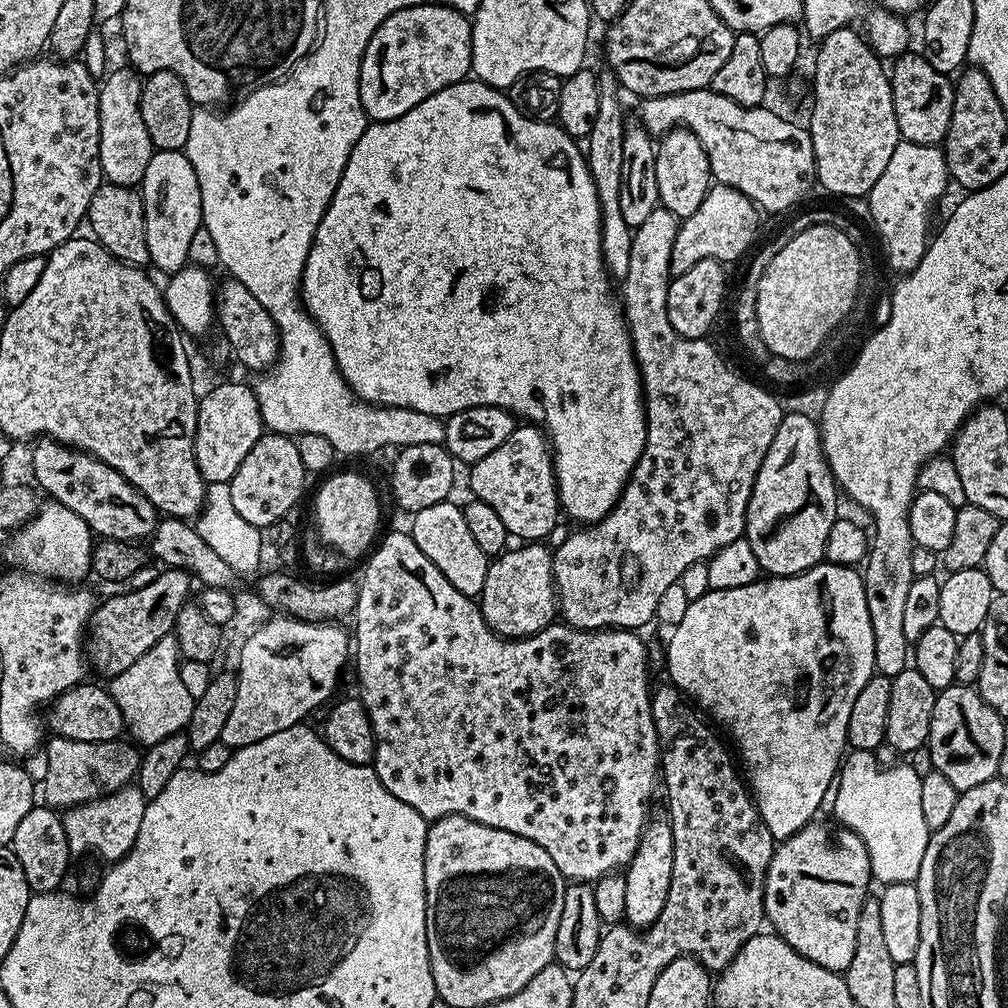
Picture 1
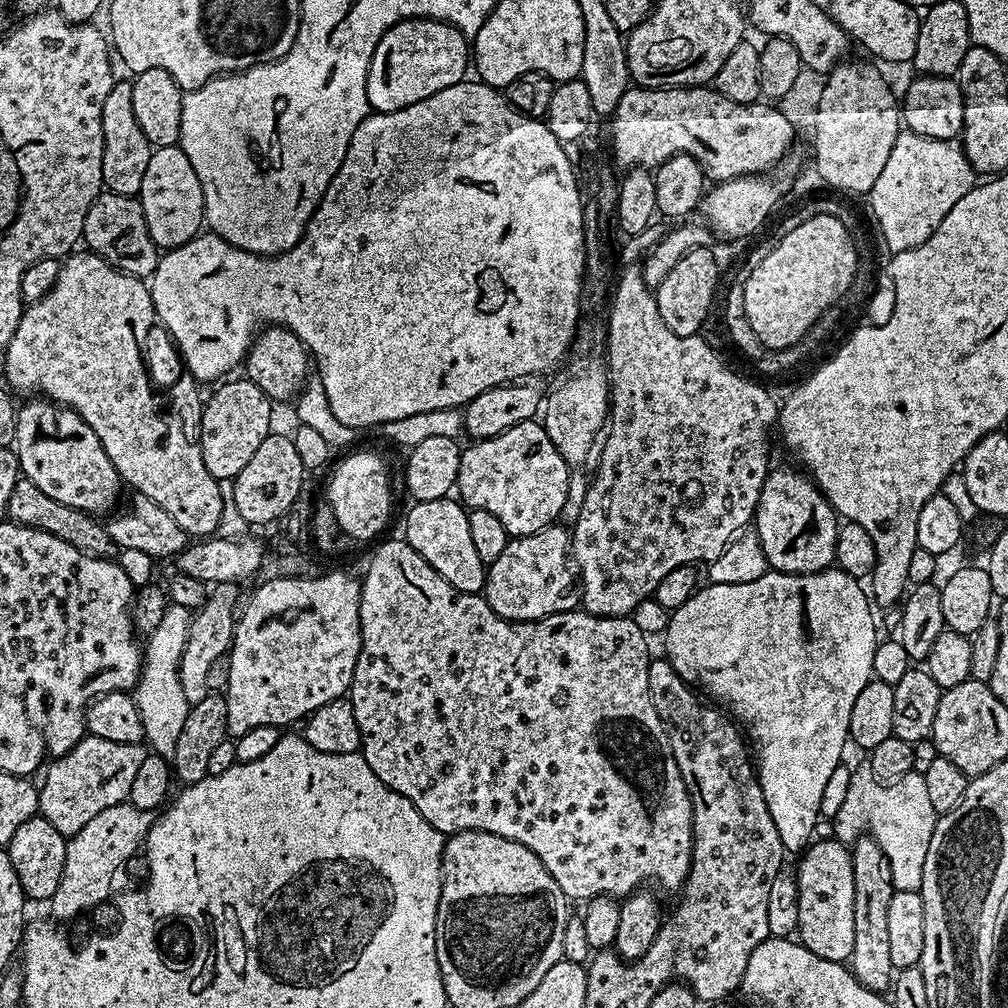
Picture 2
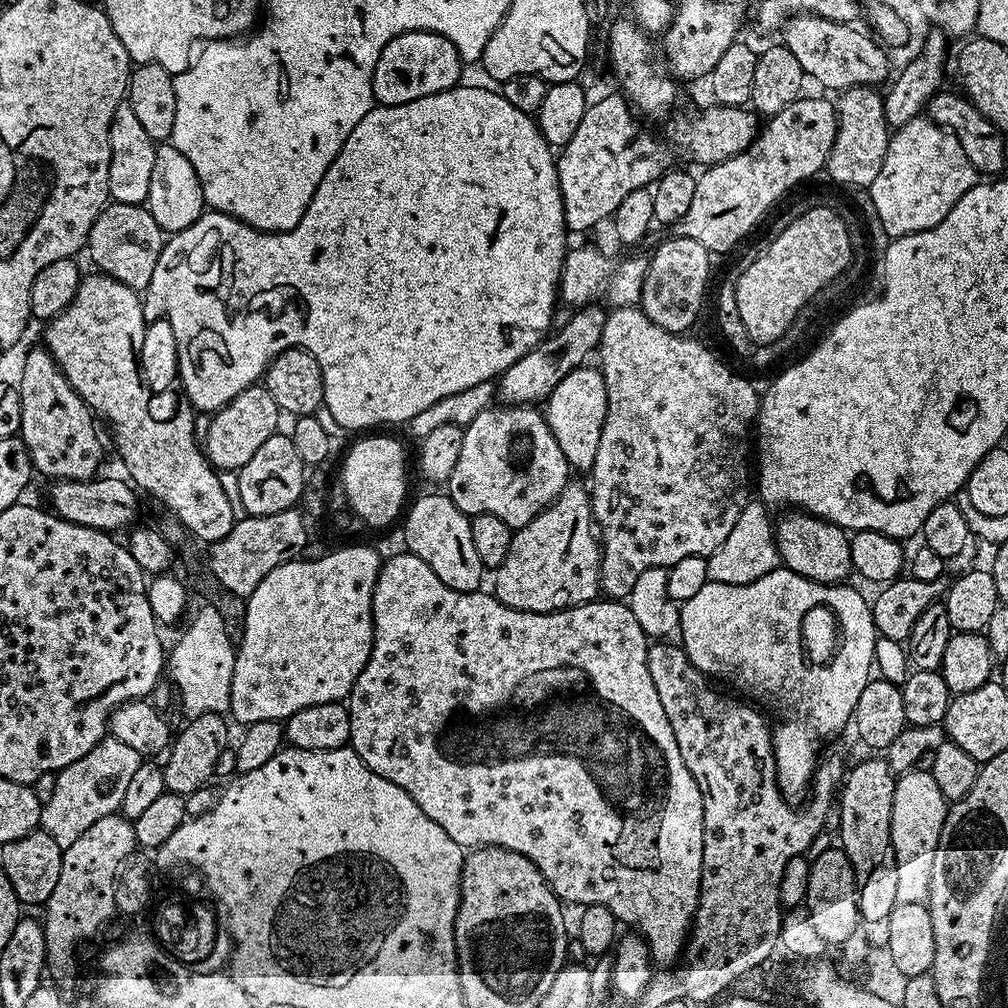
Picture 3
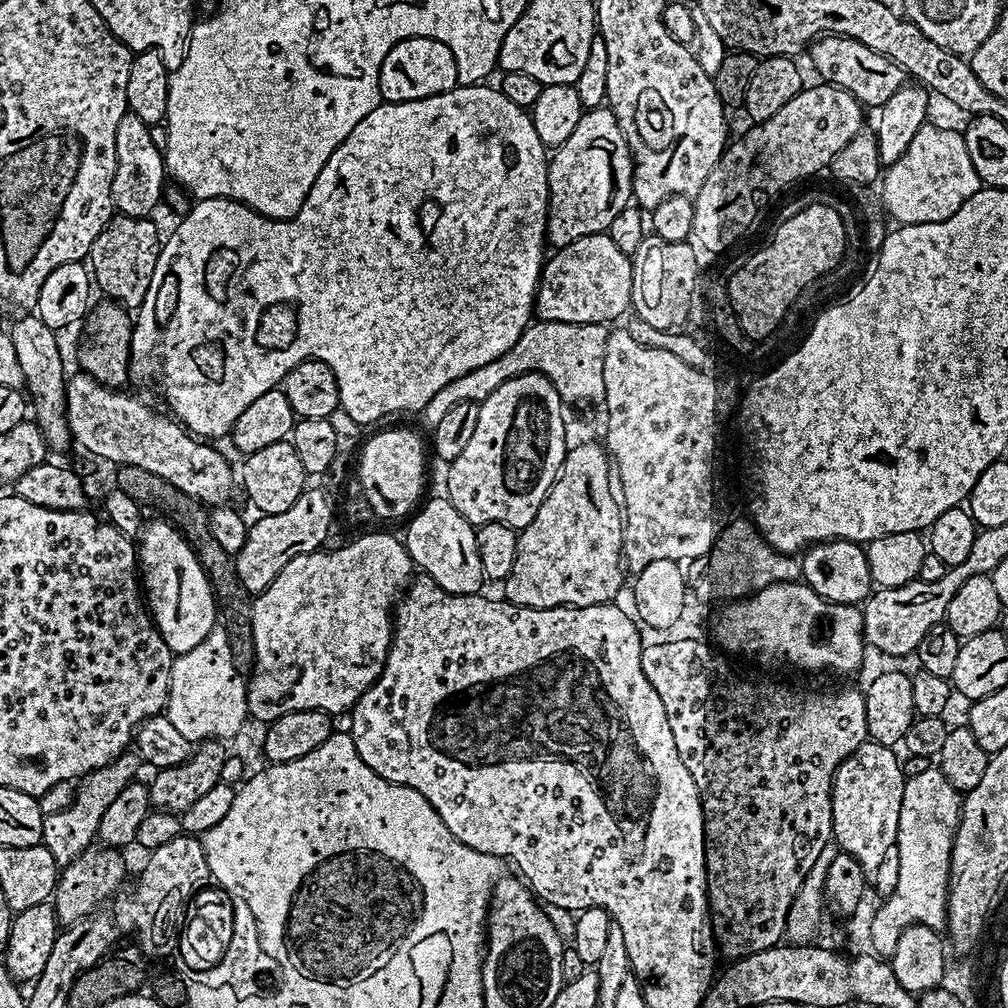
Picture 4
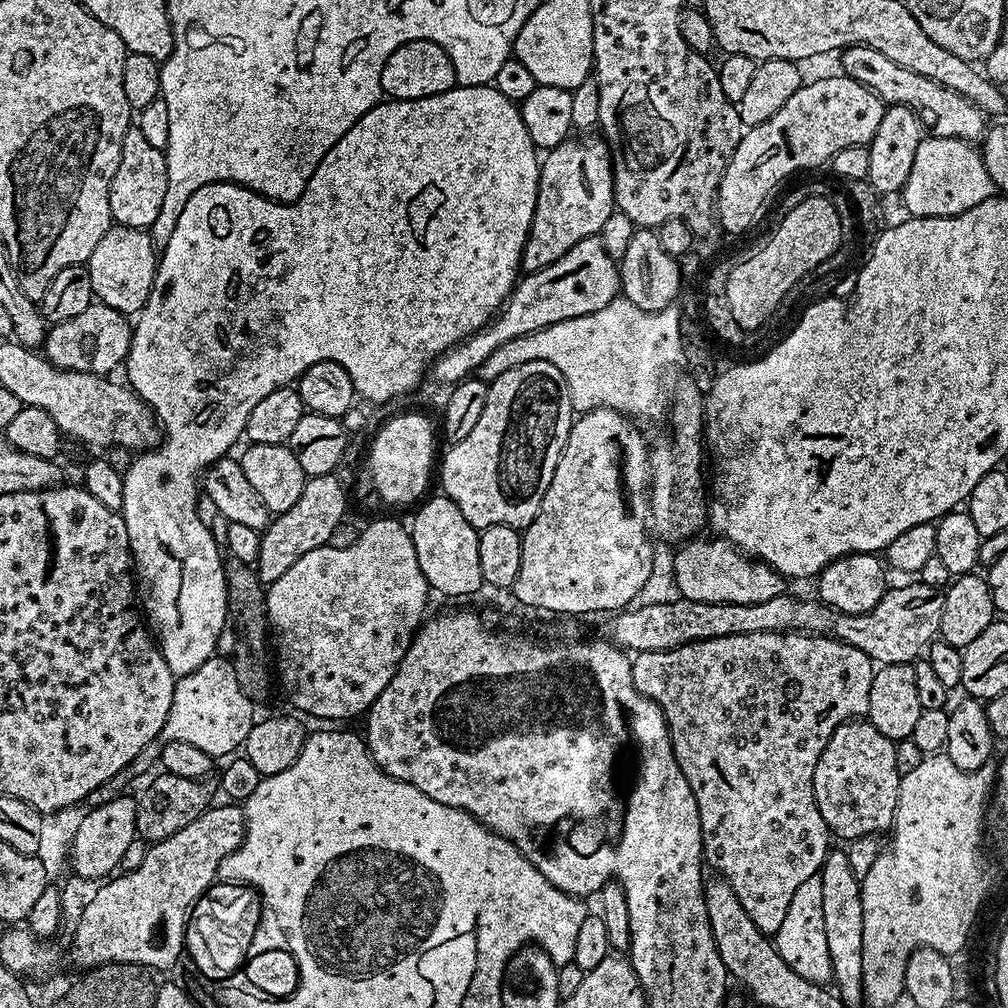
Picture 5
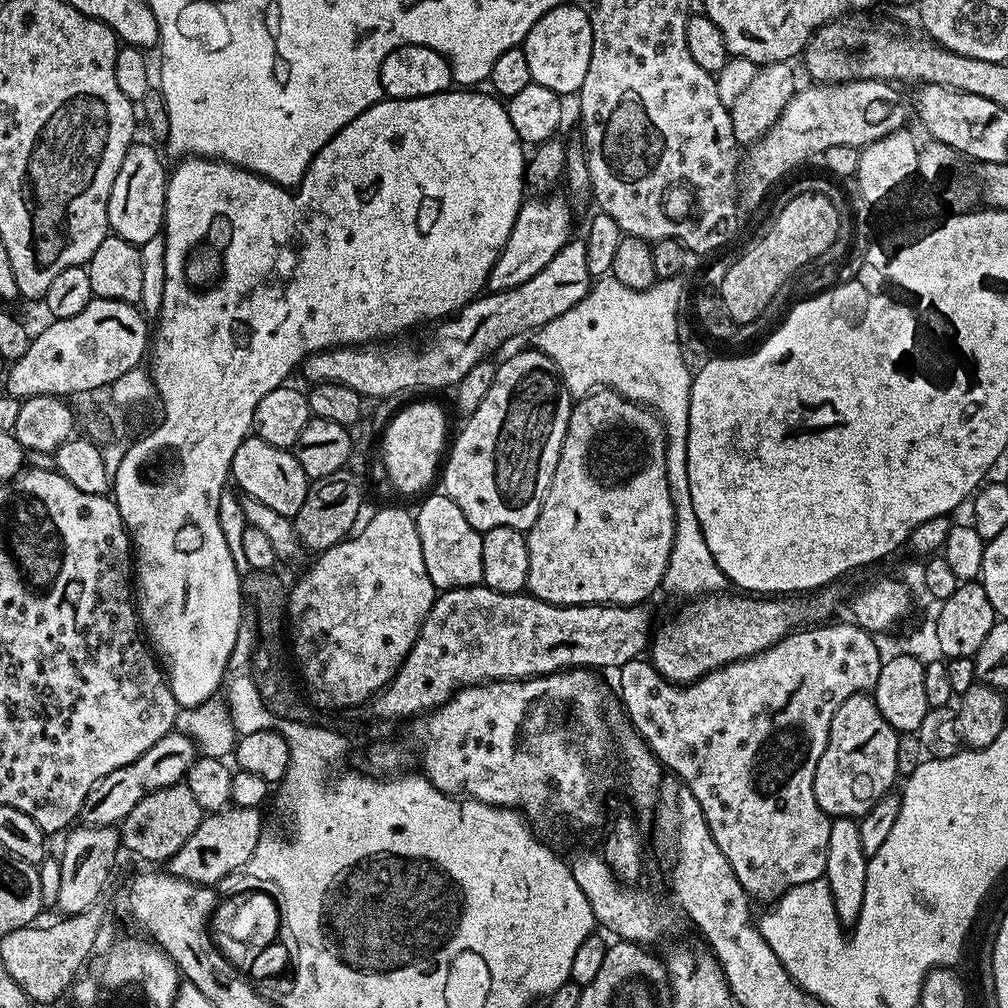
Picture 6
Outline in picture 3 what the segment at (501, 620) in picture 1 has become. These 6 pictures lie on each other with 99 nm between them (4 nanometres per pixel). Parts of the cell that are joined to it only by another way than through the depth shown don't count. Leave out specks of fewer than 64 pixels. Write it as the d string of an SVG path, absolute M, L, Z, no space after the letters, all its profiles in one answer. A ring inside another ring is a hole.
M576 482L569 484L560 491L560 496L553 504L540 511L535 518L532 519L526 526L515 529L510 542L510 550L506 554L506 558L502 562L502 566L495 569L496 589L494 595L497 600L501 600L506 606L510 606L514 610L522 610L523 612L561 612L564 608L576 608L580 604L589 604L591 600L597 599L600 592L600 553L602 545L598 539L597 533L594 531L594 521L592 518L592 498L587 487L584 488Z

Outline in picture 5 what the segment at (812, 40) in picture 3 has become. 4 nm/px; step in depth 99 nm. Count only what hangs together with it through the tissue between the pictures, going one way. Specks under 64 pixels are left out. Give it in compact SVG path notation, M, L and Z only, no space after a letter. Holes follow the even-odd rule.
M853 44L851 48L843 49L842 56L844 56L843 75L862 82L862 86L866 86L874 94L878 94L878 98L884 101L885 105L907 104L908 108L914 110L917 118L924 124L925 133L969 142L979 141L983 137L986 131L985 113L981 112L980 107L976 104L954 94L954 90L946 90L938 82L934 82L930 78L922 78L922 74L914 74L914 70L906 70L906 66L898 66L898 62L890 62L890 58L886 58L886 54L878 54L878 50L867 48L865 44Z

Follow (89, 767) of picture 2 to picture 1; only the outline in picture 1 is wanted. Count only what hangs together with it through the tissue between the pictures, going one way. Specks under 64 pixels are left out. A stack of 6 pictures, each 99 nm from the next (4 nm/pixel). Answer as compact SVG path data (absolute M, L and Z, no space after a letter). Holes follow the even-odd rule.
M61 736L50 739L52 740L44 748L46 772L40 792L43 801L53 809L67 810L72 806L106 797L127 785L139 771L141 753L135 745L126 744L127 741L78 742Z

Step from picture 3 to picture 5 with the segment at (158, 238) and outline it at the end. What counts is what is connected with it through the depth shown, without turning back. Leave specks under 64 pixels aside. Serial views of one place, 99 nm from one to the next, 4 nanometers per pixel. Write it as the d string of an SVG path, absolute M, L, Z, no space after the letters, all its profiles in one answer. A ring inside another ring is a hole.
M116 224L102 234L102 242L94 246L94 254L88 259L88 273L93 297L99 303L110 306L125 316L135 317L146 306L150 290L154 286L158 248L152 245L151 231Z

